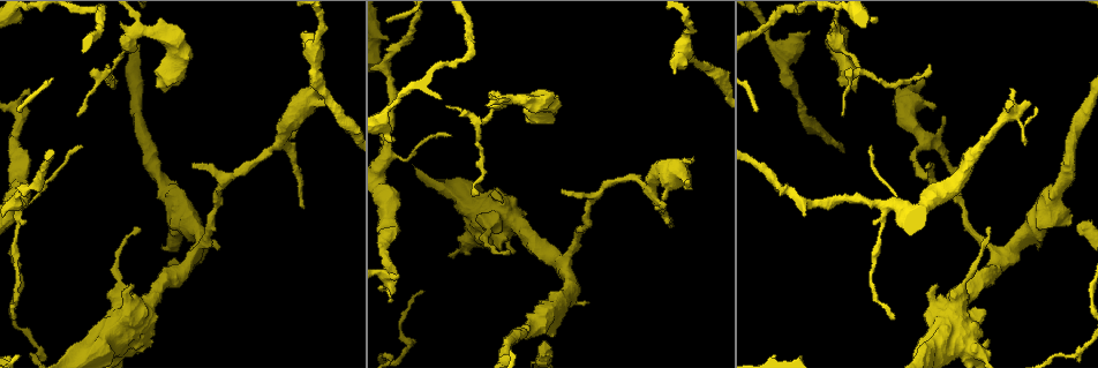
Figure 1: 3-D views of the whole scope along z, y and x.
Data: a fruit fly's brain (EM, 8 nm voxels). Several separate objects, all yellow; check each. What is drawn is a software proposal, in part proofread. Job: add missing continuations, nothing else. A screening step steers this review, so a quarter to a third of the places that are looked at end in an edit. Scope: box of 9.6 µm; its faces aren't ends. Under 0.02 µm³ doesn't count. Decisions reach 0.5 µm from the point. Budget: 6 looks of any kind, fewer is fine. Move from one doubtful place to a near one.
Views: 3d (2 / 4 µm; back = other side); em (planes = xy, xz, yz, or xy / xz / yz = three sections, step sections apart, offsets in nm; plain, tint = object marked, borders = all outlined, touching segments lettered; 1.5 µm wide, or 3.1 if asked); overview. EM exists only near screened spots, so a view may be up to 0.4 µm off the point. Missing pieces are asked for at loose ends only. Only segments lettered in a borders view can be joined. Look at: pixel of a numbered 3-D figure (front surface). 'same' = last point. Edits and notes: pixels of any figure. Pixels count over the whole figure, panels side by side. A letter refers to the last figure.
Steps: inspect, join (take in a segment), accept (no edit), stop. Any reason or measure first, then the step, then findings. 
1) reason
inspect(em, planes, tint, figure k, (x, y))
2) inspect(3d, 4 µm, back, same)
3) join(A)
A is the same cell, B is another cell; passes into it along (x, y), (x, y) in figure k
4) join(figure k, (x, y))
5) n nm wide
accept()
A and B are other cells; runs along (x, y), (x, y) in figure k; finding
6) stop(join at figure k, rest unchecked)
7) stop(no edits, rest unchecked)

free end
inspect(3d, 4 µm, figure 1, (30, 91))

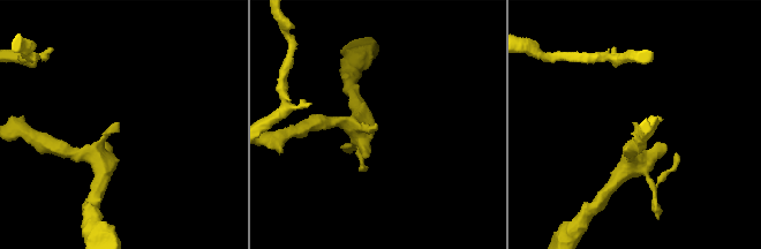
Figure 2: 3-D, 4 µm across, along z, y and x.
shape alone is not enough
inspect(em, xy, step 4, borders, figure 2, (636, 125))

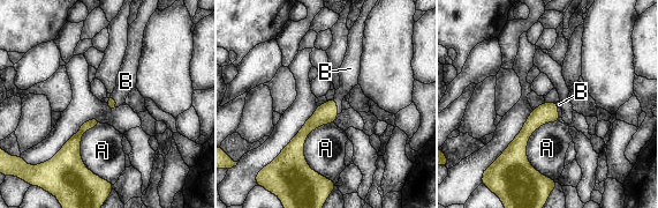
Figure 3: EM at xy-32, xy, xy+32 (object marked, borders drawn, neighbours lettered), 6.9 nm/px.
another direction
inspect(em, planes, borders, same)

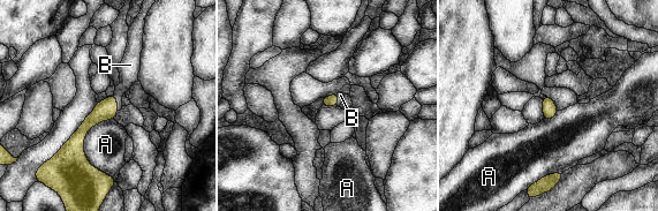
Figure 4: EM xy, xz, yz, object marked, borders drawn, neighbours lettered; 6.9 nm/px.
join(B)
B is the same cell, A is another cell; the neuron continues

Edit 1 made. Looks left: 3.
inspect(overview)

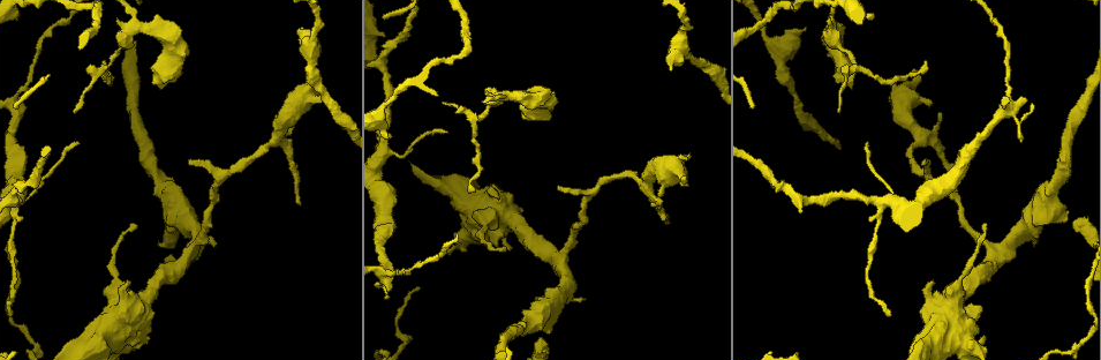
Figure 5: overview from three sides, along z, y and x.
free end
inspect(em, planes, plain, figure 5, (669, 222))

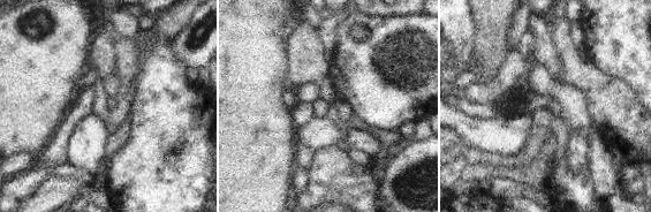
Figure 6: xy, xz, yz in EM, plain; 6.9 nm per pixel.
inspect(em, planes, borders, same)

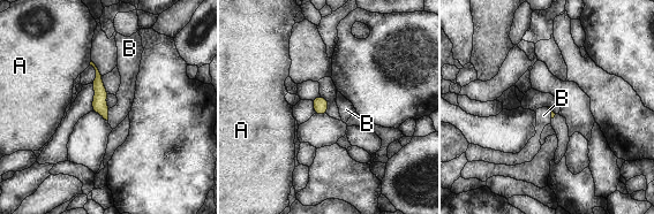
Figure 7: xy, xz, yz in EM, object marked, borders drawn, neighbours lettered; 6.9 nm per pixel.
B touches over 90 nm
accept()
A and B are other cells; border along (110, 108), (106, 120) in figure 7; none of them fits

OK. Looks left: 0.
stop(join at figure 4, rest unchecked)

